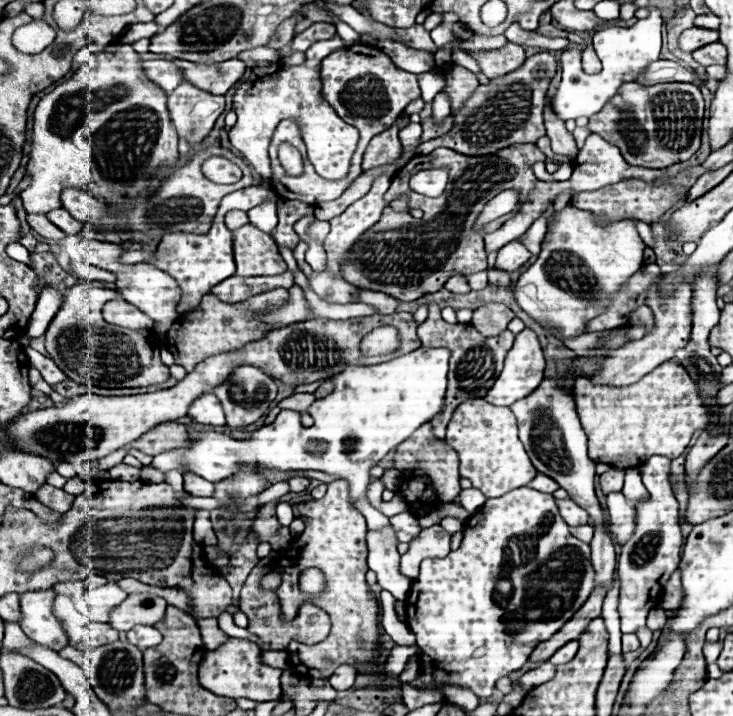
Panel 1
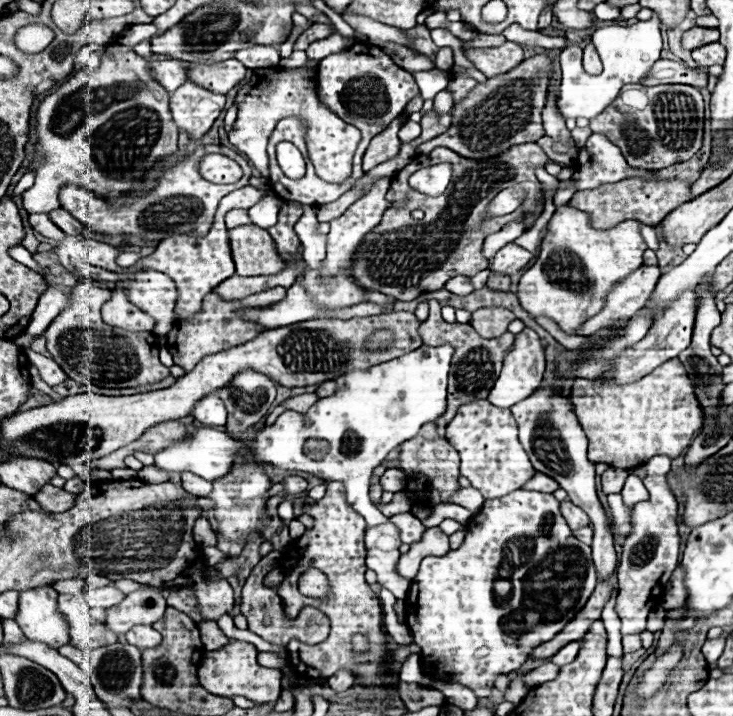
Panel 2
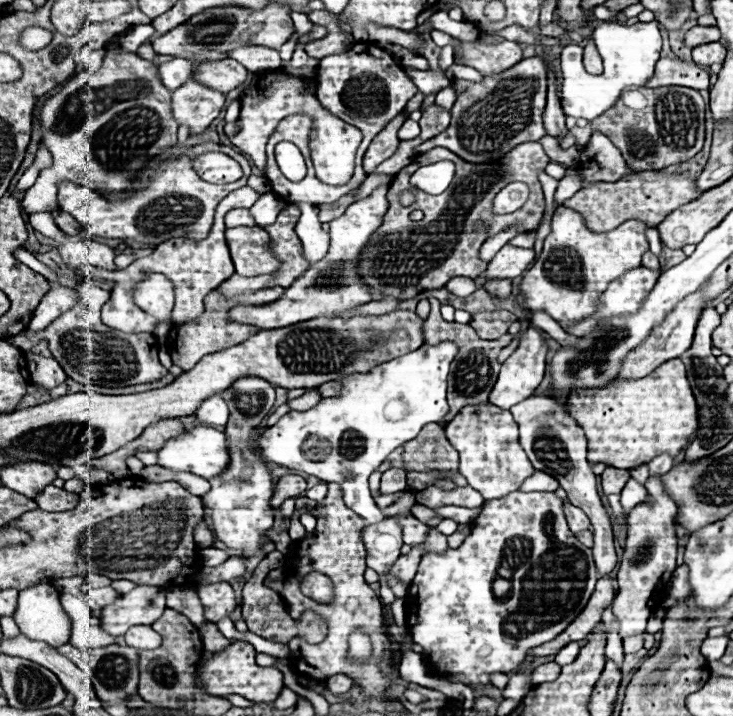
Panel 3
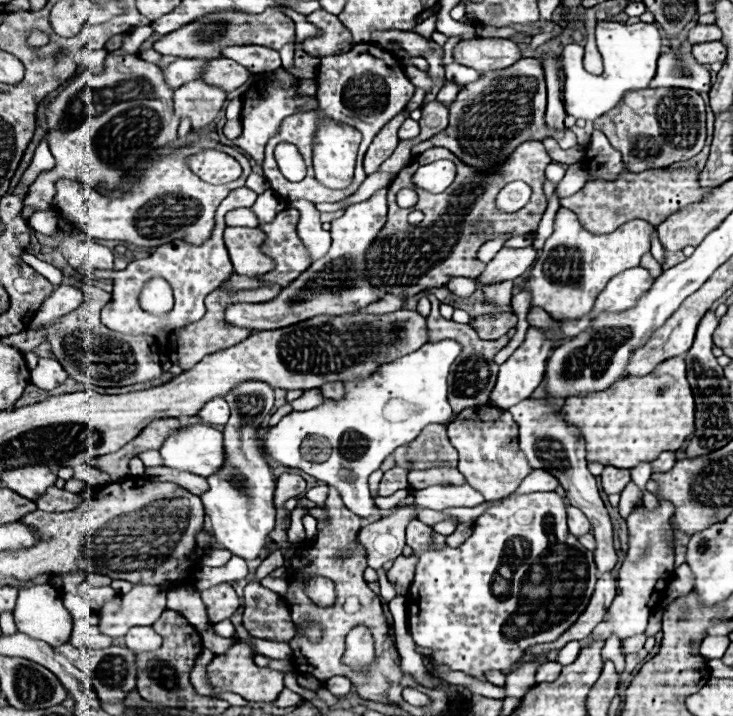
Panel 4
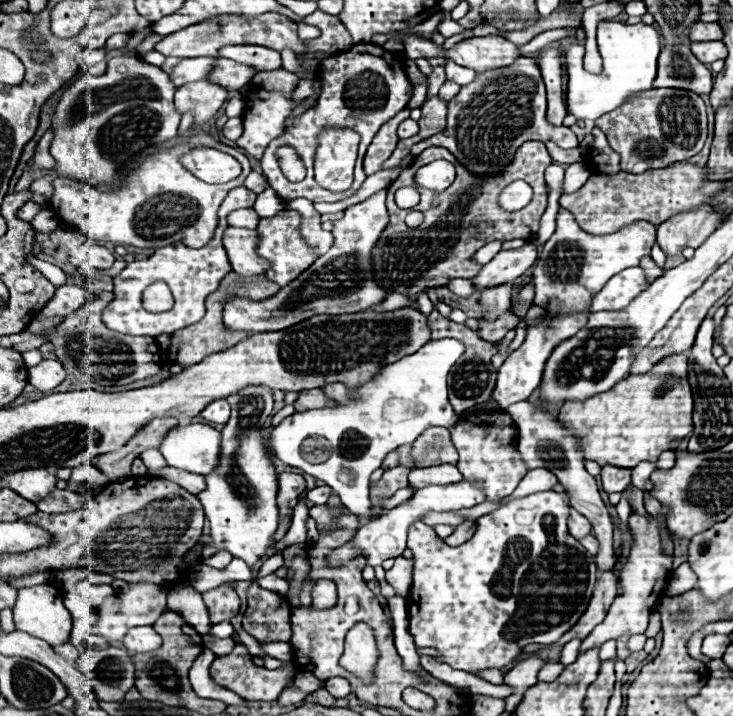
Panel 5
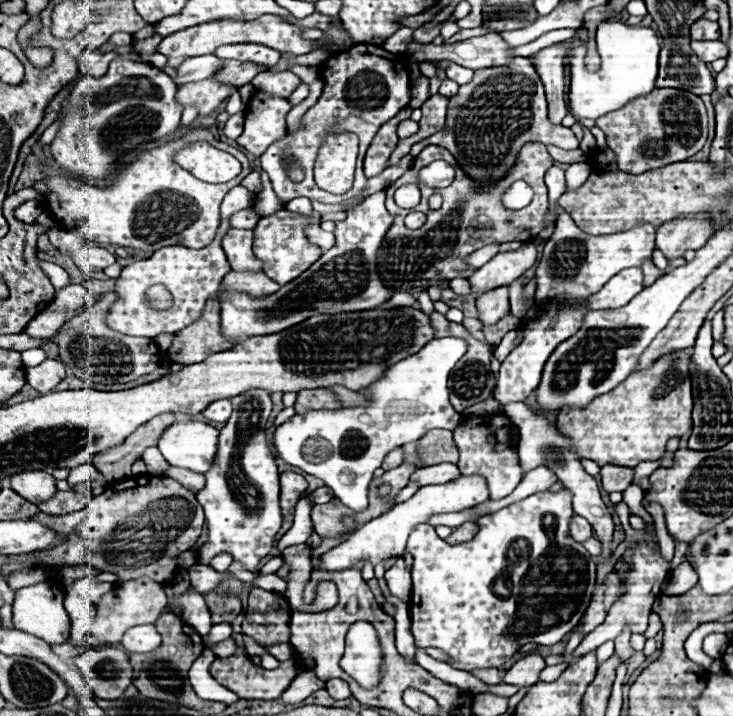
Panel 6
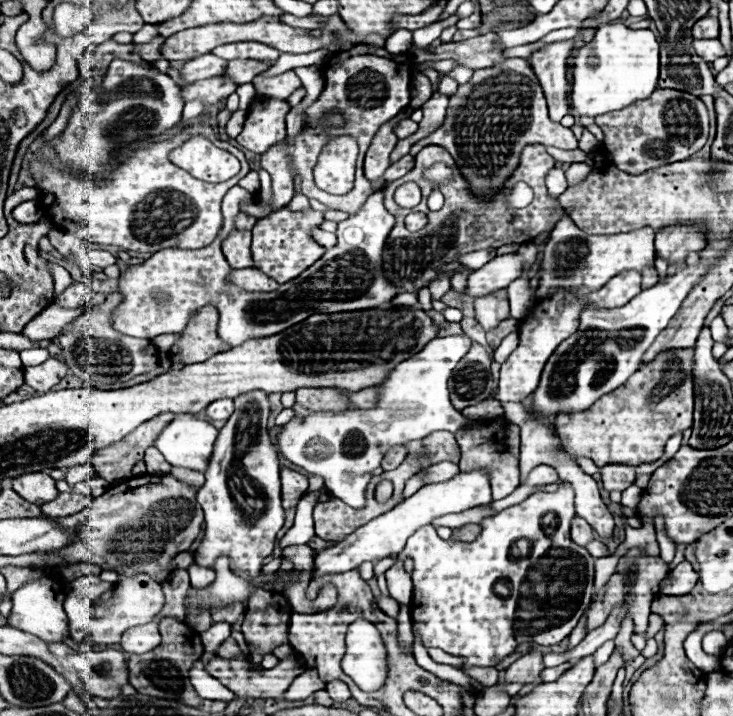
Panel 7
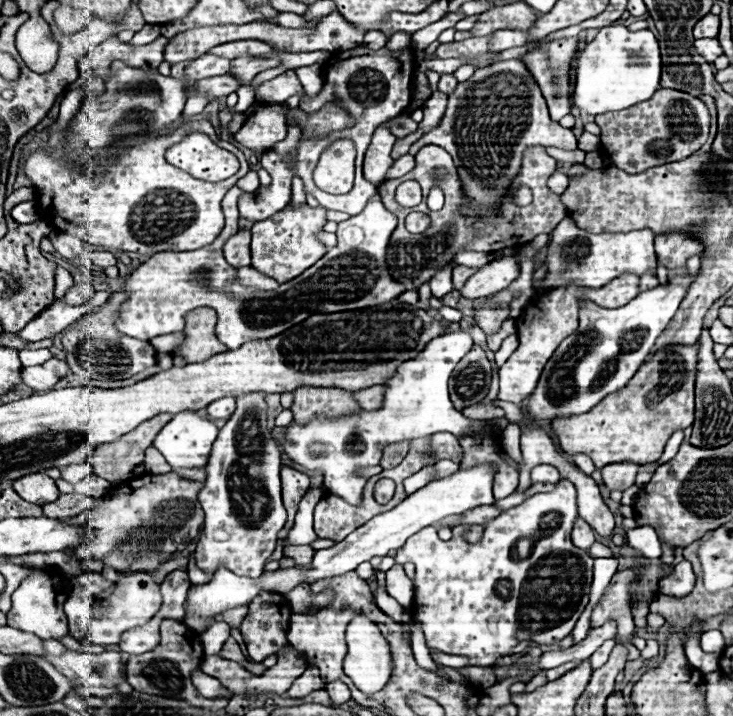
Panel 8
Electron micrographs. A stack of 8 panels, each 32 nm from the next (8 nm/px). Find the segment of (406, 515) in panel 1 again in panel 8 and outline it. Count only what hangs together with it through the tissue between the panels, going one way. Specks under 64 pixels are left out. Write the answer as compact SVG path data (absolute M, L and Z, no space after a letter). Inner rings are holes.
M560 480L554 492L538 492L520 506L502 510L496 518L484 522L484 534L476 544L464 542L463 535L469 528L467 524L454 527L452 540L448 542L438 538L434 526L426 526L418 530L418 534L410 536L402 550L396 552L394 560L398 564L412 562L416 566L412 610L414 620L422 626L426 646L466 656L472 666L494 666L498 658L506 656L522 640L556 644L568 636L588 604L594 562L588 552L578 550L578 546L570 542L570 530L576 518L576 490L572 482ZM500 580L508 580L512 584L510 596L500 596L496 592Z

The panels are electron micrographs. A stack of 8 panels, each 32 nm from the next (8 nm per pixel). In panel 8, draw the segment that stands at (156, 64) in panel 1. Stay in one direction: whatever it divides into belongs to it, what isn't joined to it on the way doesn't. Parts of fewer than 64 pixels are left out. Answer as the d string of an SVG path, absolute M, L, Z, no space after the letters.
M204 54L196 60L192 60L184 72L184 80L186 82L196 82L196 80L202 80L202 78L210 78L210 76L220 76L220 74L226 74L230 70L230 60L228 58L222 58L222 56L214 56L214 54Z

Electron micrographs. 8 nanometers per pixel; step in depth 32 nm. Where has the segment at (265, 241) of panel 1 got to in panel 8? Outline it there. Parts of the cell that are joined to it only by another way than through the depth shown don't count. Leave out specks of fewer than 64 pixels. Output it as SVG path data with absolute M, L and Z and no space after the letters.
M238 230L230 240L226 240L224 254L230 266L242 268L252 266L250 260L250 230Z

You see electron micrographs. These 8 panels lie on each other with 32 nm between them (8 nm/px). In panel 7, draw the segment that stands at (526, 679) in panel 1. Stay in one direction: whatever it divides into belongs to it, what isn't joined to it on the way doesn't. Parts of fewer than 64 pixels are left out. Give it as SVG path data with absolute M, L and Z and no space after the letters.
M566 662L566 664L562 664L562 666L556 666L556 668L544 668L542 670L542 680L544 682L554 682L556 678L560 678L568 668L572 668L572 662Z

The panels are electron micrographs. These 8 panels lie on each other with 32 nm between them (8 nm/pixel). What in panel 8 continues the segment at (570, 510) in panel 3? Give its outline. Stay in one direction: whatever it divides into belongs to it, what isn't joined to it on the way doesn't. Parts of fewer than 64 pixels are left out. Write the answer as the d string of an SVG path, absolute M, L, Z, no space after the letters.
M578 518L578 520L574 522L574 528L572 528L572 542L574 542L578 548L588 550L594 540L596 540L594 530L592 530L582 518Z

